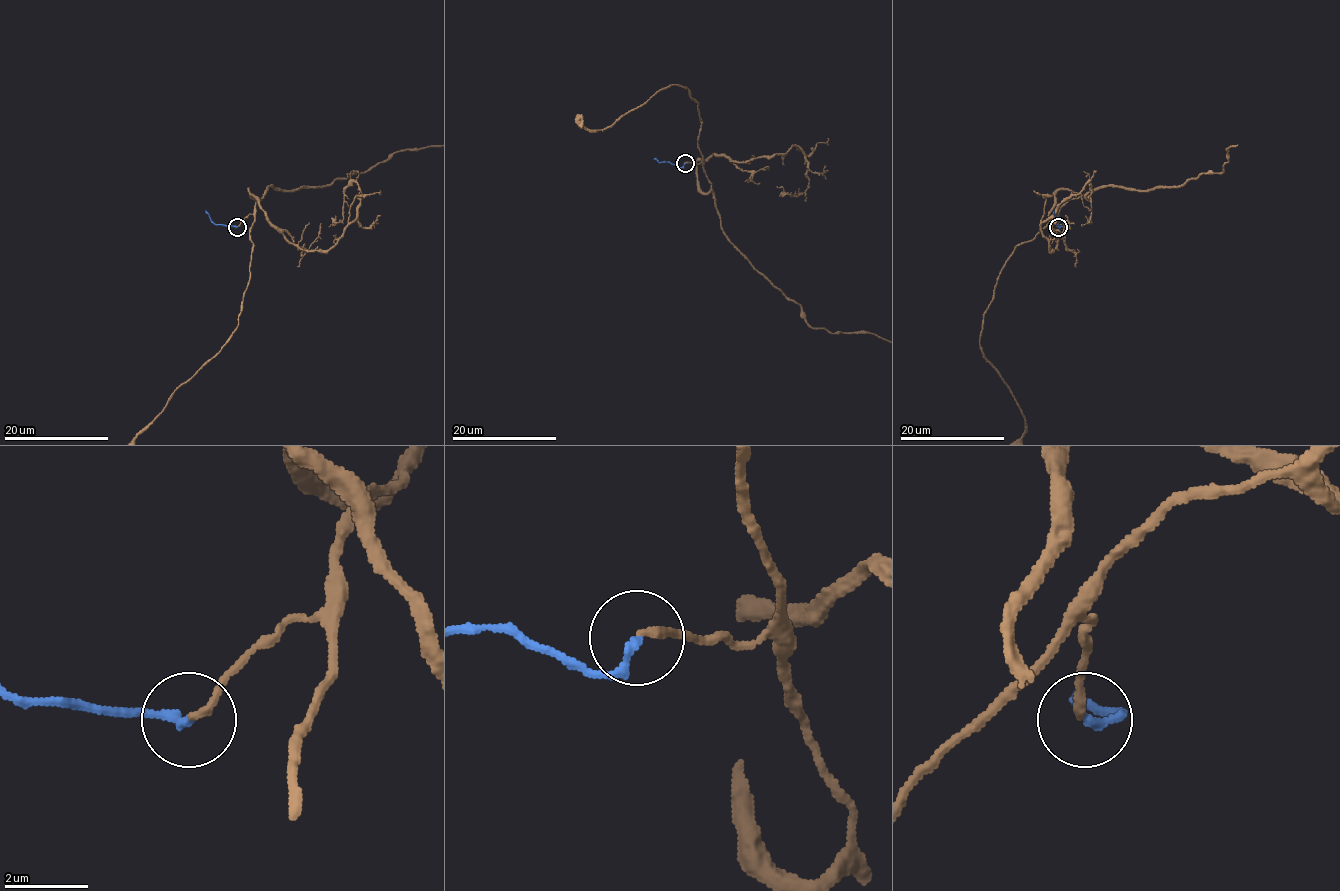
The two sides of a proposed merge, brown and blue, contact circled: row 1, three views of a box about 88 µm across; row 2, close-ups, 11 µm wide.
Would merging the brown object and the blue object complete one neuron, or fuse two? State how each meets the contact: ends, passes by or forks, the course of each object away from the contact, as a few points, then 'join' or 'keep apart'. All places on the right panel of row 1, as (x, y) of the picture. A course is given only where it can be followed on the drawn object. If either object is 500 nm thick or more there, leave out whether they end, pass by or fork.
brown ends; blue ends; course brown (1057, 226), (1059, 214), (1017, 246), (983, 317), (979, 347), (1025, 421), (1025, 434); course blue (1057, 226), (1063, 226), (1056, 224), (1053, 211); join

